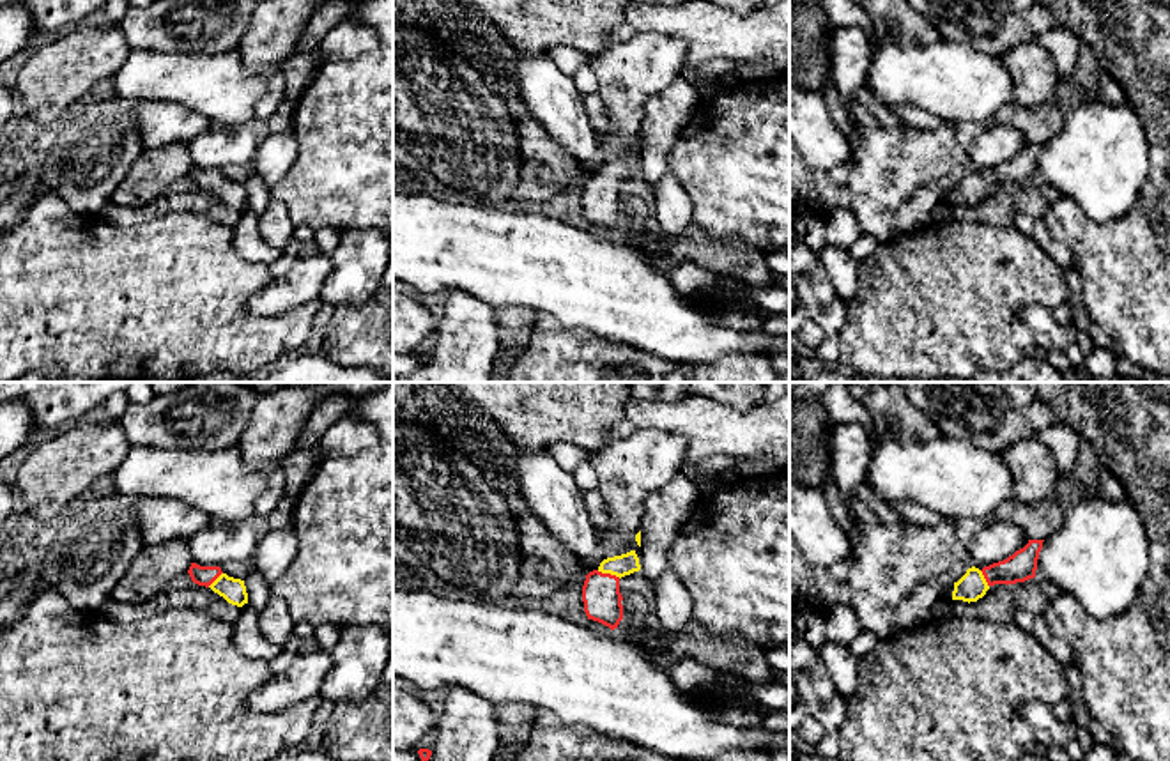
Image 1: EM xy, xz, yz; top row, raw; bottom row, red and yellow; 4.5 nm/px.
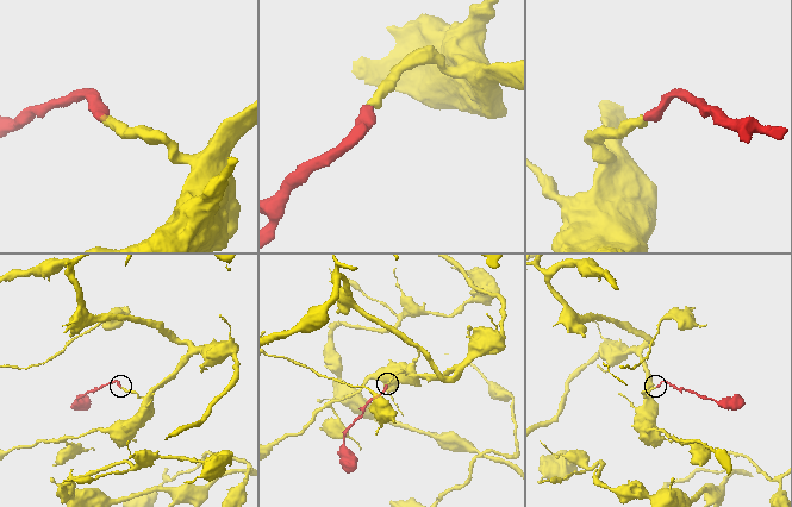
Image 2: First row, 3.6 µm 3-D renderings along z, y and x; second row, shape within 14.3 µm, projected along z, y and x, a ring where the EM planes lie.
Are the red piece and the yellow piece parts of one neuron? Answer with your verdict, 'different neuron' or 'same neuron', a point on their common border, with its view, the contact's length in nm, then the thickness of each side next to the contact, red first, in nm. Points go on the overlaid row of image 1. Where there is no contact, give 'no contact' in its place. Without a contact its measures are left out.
same neuron; meets red in xz at (609, 574); contact 120 nm long; 180 nm thick on the red side, 100 nm on the other

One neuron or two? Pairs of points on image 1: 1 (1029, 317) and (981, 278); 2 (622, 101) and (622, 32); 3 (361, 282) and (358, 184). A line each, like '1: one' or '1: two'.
1: two
2: two
3: two

